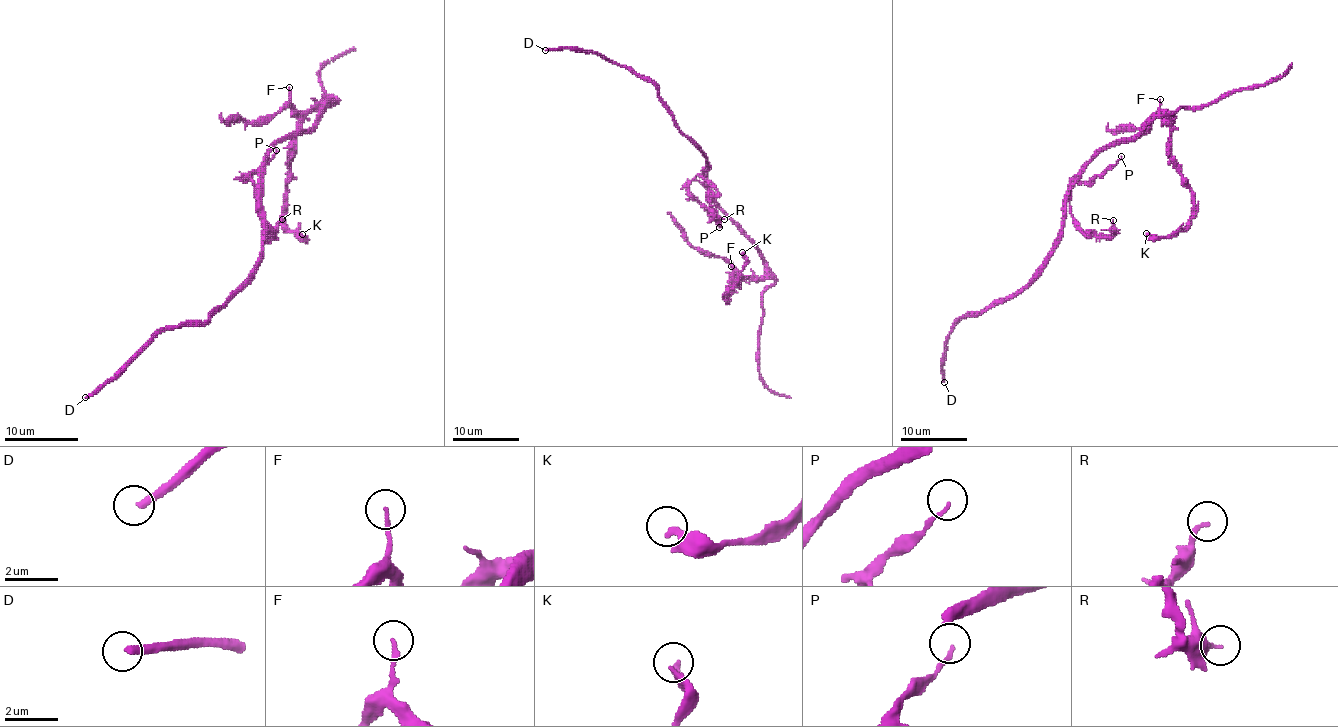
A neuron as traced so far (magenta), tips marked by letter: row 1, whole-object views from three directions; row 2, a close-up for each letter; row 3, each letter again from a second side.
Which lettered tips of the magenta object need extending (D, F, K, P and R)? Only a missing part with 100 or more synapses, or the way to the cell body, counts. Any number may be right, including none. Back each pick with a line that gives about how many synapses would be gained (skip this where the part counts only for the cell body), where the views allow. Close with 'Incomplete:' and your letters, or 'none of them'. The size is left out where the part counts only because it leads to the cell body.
Incomplete: none of them

